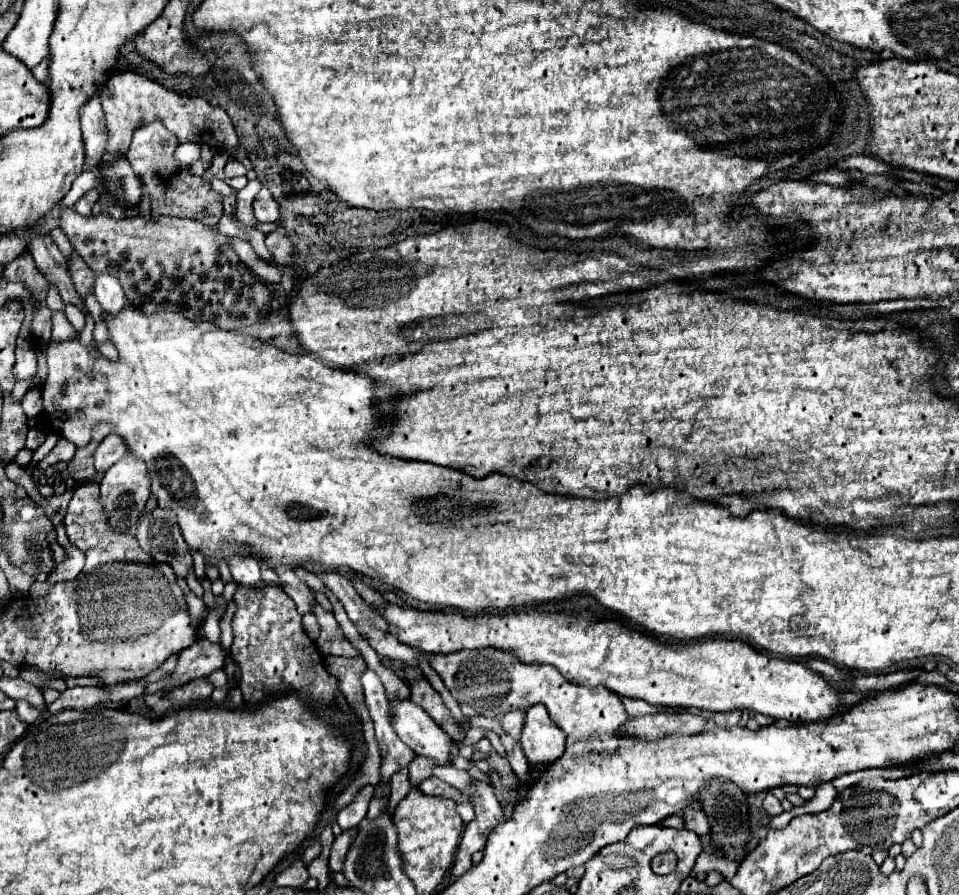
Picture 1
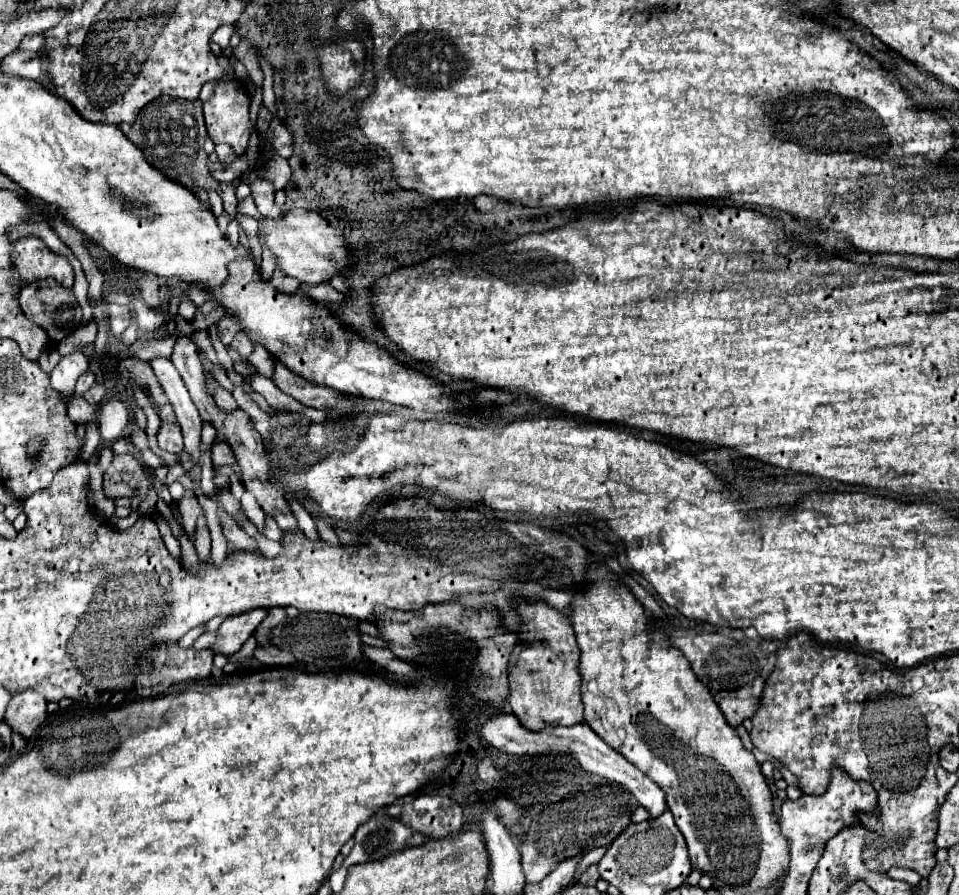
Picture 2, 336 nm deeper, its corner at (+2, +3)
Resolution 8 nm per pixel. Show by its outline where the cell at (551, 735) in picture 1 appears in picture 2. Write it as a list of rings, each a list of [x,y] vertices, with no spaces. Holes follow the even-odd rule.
[[[518,601],[516,609],[522,615],[524,629],[518,631],[518,645],[510,655],[510,697],[508,703],[518,721],[530,731],[542,731],[546,725],[576,725],[582,723],[578,645],[572,621],[546,603]]]

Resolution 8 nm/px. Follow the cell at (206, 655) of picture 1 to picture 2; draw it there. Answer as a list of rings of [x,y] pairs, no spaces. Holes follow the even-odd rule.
[[[248,611],[246,615],[224,619],[224,623],[218,629],[218,637],[212,651],[226,657],[236,653],[248,641],[248,637],[254,633],[254,629],[260,625],[264,617],[266,611]]]

